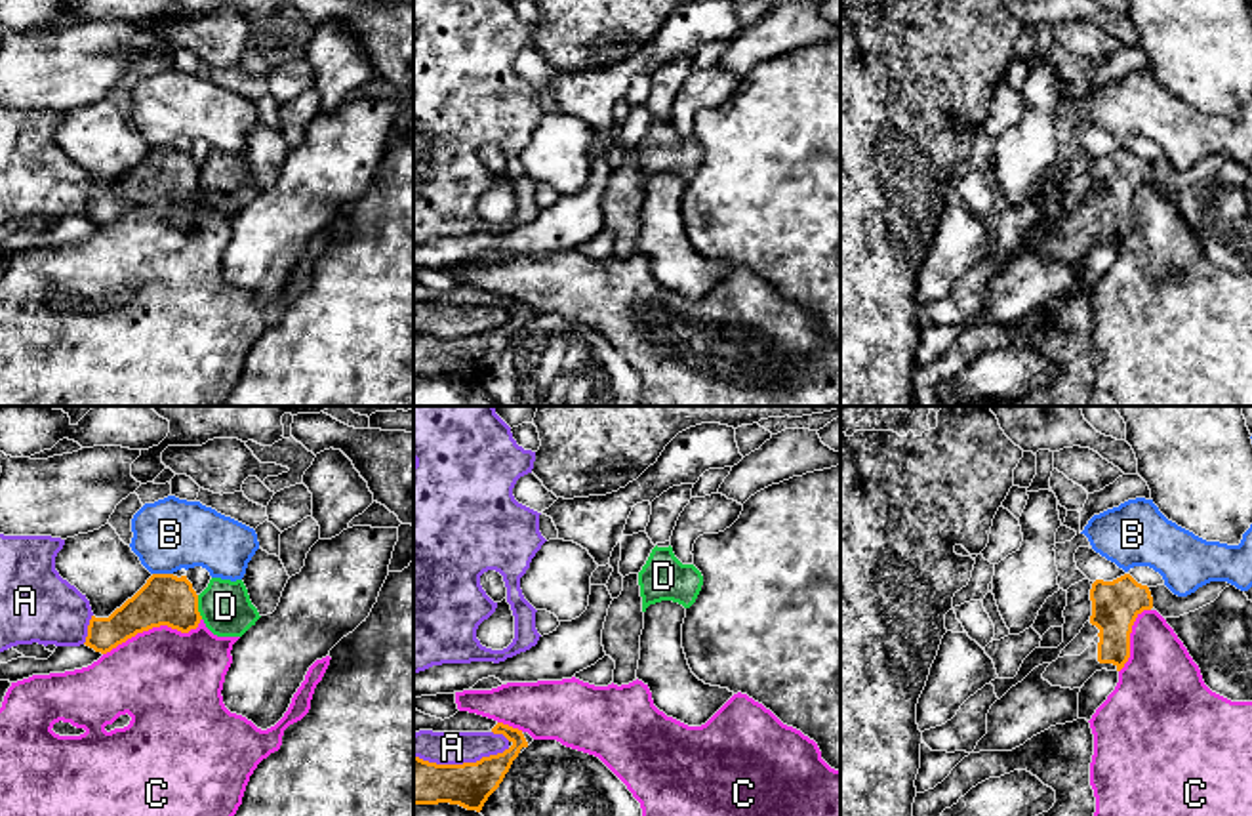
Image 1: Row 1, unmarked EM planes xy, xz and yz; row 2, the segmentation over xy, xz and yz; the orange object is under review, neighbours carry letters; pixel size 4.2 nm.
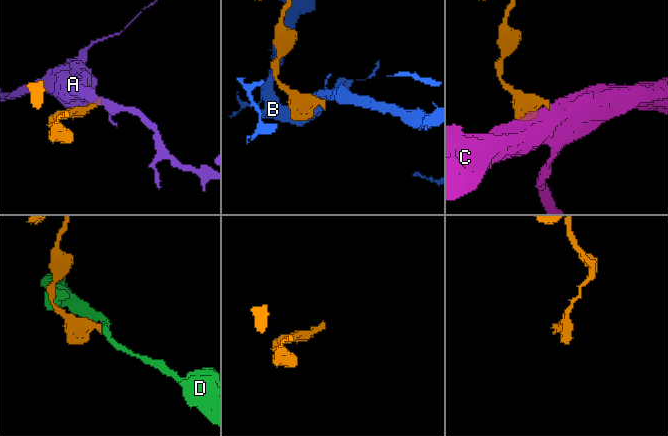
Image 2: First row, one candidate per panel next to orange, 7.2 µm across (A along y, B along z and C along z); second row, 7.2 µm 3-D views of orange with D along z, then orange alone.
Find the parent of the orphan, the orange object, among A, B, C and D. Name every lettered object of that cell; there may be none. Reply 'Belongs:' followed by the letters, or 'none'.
Belongs: none

